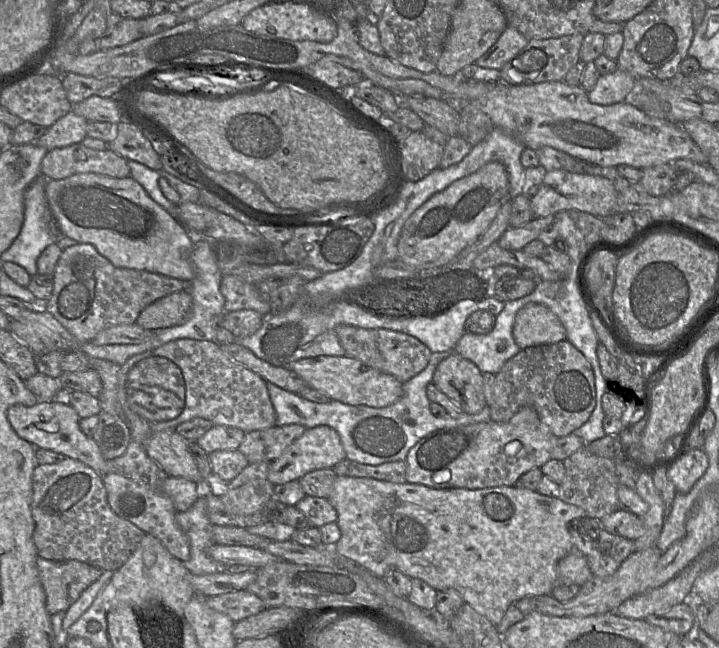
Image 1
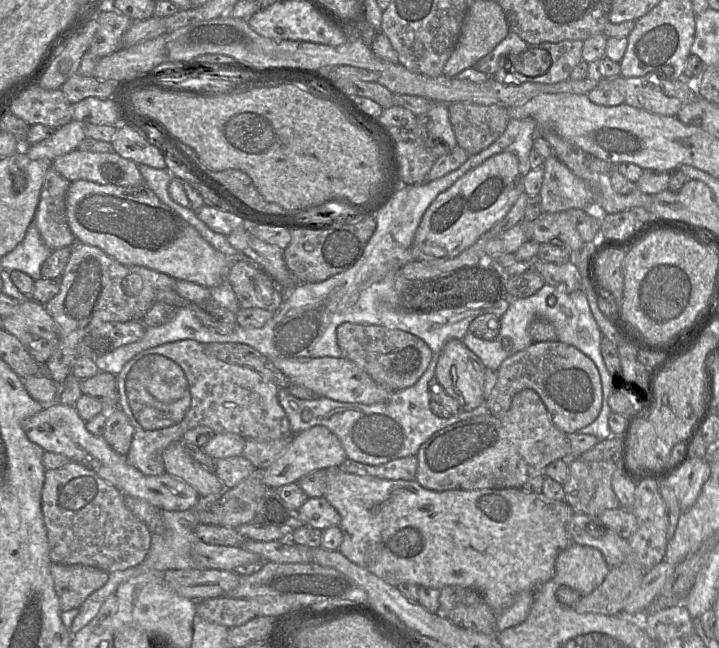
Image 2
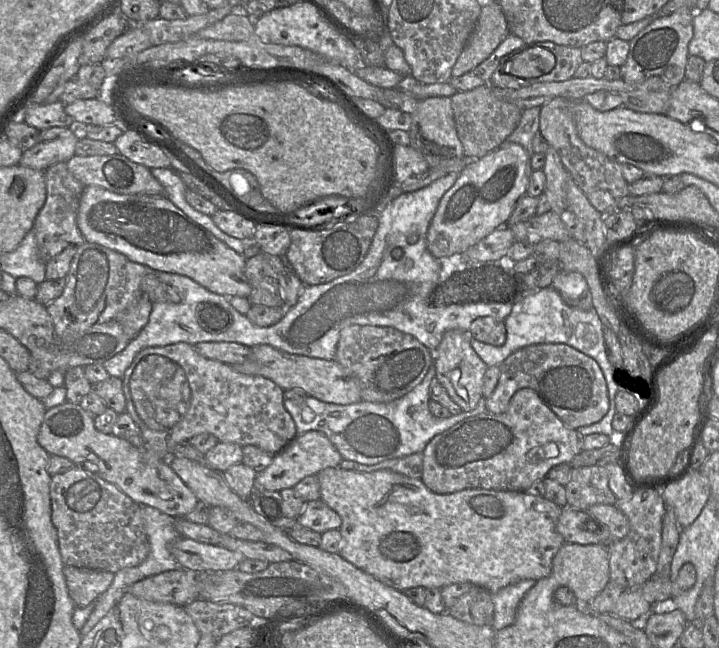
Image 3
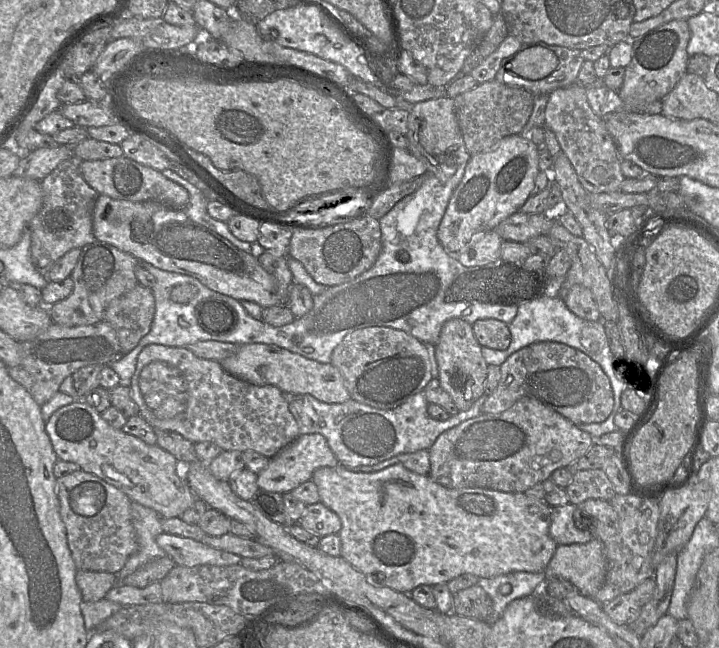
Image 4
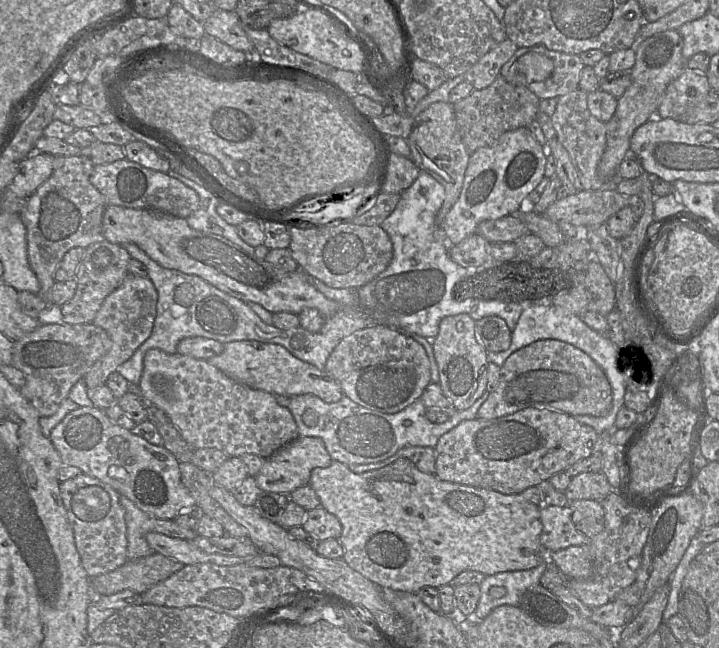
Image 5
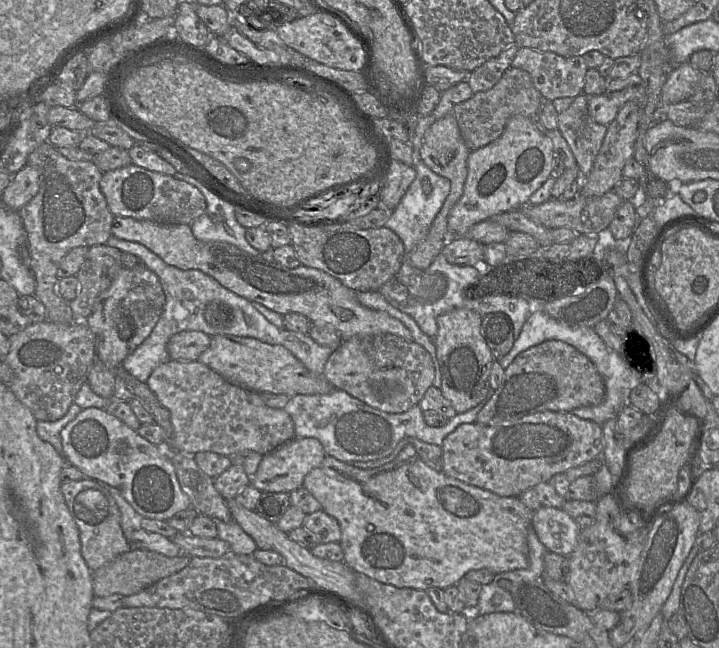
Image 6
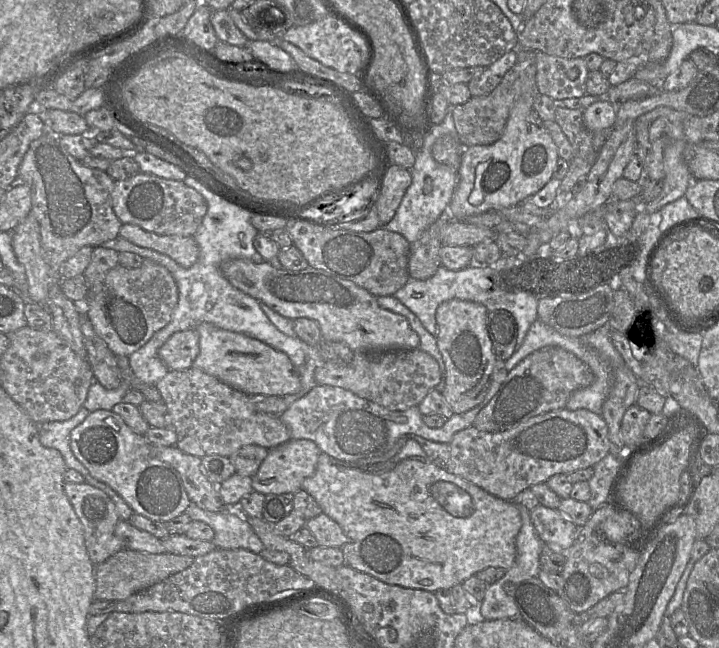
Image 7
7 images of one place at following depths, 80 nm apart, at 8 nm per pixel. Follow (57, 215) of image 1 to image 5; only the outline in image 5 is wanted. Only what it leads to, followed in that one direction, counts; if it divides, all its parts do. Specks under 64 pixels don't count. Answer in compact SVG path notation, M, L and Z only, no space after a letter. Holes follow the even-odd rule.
M107 205L102 232L108 242L133 243L162 267L199 276L221 291L244 302L258 303L271 313L298 315L304 309L315 308L329 318L345 306L324 296L303 270L287 272L277 268L223 236L192 229L184 218L153 210Z

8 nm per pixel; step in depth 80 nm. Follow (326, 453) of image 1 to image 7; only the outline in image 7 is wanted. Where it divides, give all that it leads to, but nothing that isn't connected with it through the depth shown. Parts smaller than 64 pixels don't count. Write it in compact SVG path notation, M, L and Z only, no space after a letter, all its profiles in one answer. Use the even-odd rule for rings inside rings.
M290 439L272 449L261 463L257 473L252 477L252 488L261 494L295 494L301 490L305 478L314 474L321 454L317 444L307 439Z

